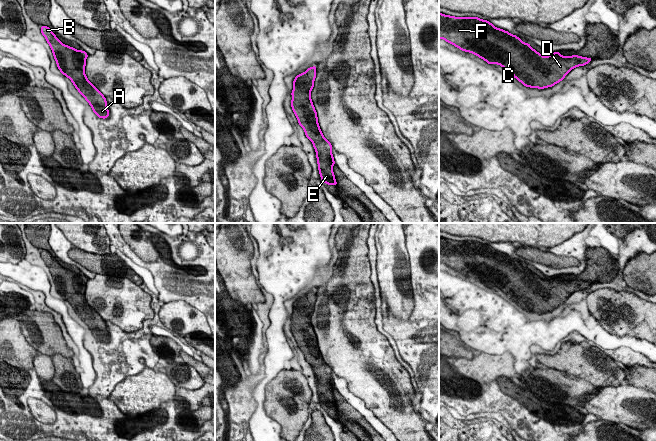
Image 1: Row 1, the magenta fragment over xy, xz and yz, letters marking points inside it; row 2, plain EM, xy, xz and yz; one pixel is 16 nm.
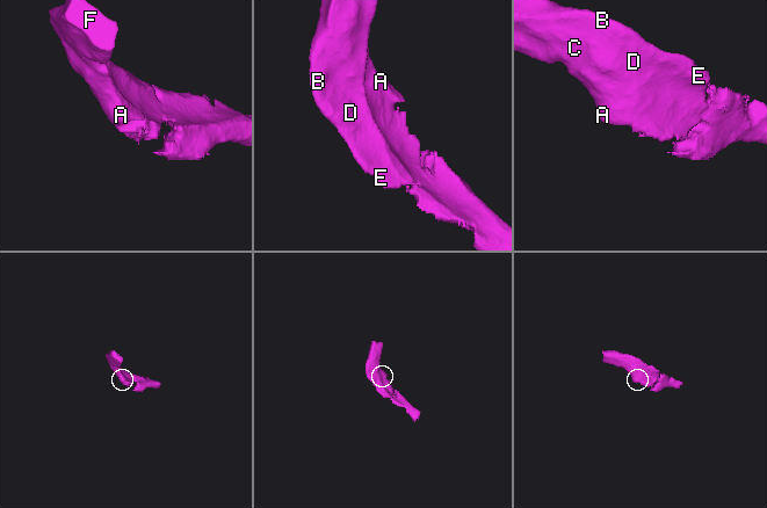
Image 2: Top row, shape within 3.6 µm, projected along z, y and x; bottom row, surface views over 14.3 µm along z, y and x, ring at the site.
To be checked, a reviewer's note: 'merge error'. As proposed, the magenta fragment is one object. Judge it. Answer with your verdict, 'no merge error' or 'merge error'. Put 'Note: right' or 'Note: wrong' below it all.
no merge error
Note: wrong

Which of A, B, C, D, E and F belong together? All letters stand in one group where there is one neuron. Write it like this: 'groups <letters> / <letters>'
groups A B C D E F

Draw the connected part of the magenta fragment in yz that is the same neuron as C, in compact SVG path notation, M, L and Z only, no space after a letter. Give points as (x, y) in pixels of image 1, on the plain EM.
M439 237L439 263L473 277L488 288L500 289L530 312L552 311L572 293L592 284L578 279L565 281L560 276L545 281L516 259L478 241Z

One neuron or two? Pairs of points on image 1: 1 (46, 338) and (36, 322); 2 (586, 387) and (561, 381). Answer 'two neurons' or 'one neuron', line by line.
1: one neuron
2: one neuron

